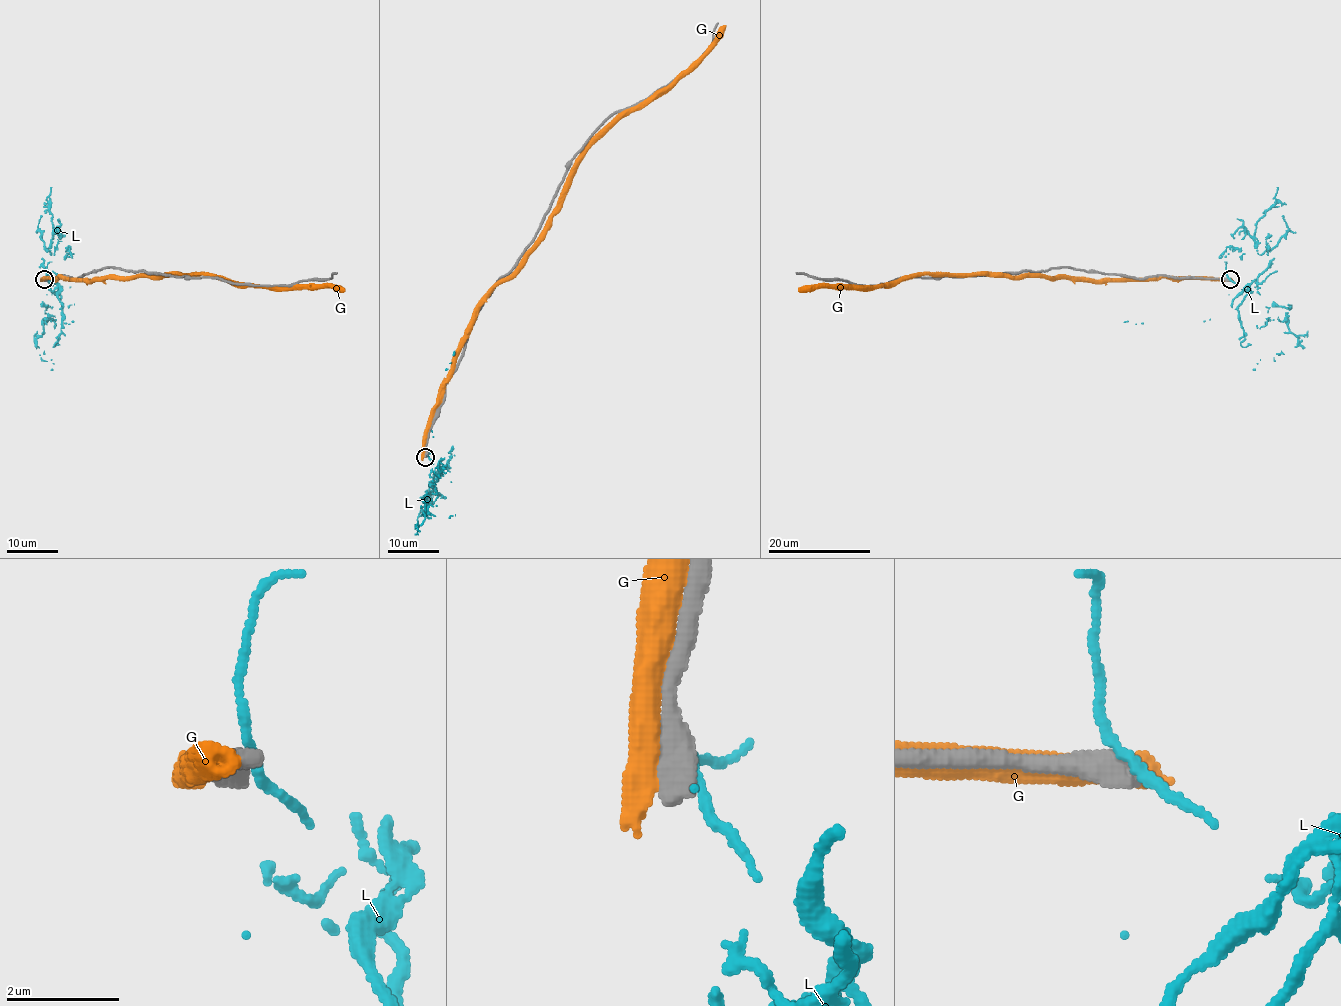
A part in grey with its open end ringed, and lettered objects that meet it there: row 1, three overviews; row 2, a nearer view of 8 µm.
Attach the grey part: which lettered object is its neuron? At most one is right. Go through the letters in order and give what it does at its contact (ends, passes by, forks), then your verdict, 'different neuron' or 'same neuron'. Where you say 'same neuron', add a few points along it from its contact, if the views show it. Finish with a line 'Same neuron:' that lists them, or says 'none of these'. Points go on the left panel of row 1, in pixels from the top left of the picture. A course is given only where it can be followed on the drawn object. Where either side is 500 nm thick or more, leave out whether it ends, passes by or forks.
G: it passes by; different neuron
L: different neuron
Same neuron: none of these

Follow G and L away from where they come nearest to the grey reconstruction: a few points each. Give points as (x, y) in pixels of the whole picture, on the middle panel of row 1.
G: (424, 448), (431, 408), (475, 307), (538, 239), (574, 163), (692, 68), (725, 25)
L: (427, 455), (439, 479), (430, 484), (423, 499), (432, 489), (431, 482), (441, 460), (448, 461), (453, 446)

